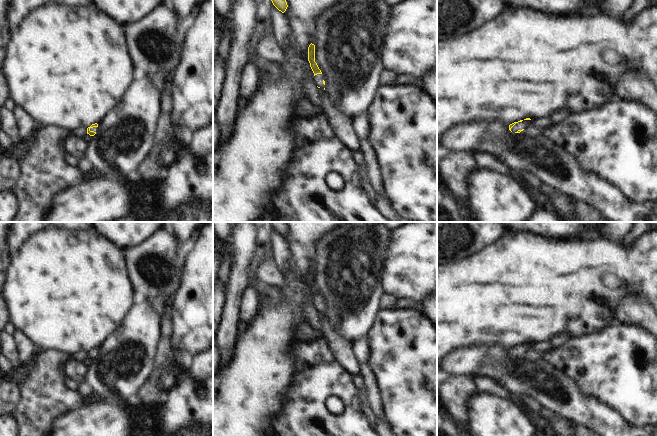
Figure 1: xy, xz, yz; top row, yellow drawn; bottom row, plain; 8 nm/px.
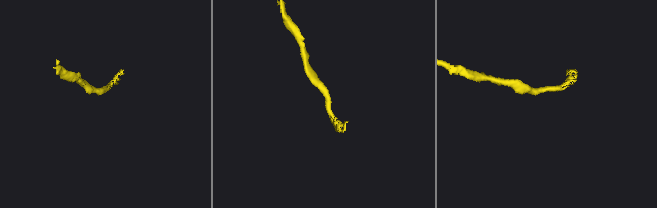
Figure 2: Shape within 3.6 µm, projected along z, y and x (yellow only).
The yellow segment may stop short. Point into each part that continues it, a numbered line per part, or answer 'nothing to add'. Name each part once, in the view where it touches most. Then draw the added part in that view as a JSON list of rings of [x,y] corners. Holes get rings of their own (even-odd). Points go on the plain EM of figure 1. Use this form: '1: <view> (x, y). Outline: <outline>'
1: yz (520, 349). Outline: [[[523,344],[522,346],[516,347],[512,352],[512,356],[517,356],[518,354],[525,353],[527,350],[529,350],[532,347],[533,344]]]

